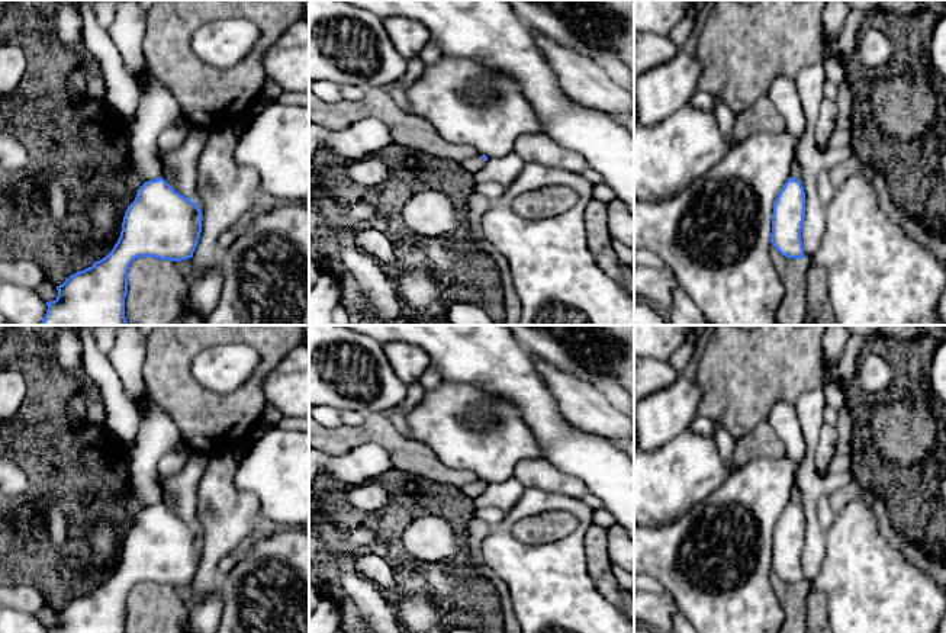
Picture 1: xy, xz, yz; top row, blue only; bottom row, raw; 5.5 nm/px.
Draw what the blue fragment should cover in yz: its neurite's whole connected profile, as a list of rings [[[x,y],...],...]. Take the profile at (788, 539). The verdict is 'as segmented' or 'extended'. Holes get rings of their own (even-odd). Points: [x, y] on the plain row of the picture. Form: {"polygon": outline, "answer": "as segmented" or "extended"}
{"polygon": [[[795,479],[791,489],[791,502],[773,528],[770,559],[775,575],[788,584],[804,584],[801,556],[805,542],[805,517],[799,502],[801,492]]], "answer": "extended"}

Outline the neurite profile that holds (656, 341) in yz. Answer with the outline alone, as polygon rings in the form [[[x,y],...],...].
[[[634,325],[634,359],[669,362],[683,347],[694,325]]]

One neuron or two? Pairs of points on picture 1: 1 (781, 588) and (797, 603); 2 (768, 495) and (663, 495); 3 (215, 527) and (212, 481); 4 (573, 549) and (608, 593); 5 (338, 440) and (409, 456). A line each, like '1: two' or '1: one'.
1: one
2: two
3: one
4: two
5: one

